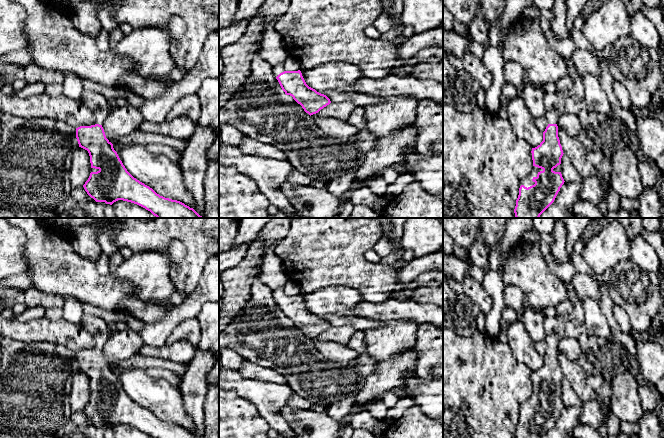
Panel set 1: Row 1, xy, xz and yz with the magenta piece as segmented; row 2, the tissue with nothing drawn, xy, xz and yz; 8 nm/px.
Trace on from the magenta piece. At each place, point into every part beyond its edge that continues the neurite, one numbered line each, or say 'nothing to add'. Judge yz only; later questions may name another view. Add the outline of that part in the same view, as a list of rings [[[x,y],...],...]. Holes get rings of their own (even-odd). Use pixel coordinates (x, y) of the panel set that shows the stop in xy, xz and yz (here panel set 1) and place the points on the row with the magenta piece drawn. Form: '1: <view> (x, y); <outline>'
1: yz (572, 101); [[[566,58],[570,78],[574,86],[567,91],[558,91],[552,84],[544,85],[546,118],[549,124],[556,124],[559,117],[564,114],[578,115],[586,109],[585,94],[581,79],[579,78],[570,58]]]
2: yz (527, 181); [[[533,166],[531,173],[530,173],[529,175],[527,175],[526,177],[524,177],[524,178],[521,180],[520,186],[521,186],[521,185],[524,185],[525,187],[528,188],[528,187],[534,185],[535,182],[533,182],[532,179],[533,179],[534,177],[537,177],[537,174],[538,174],[540,171],[543,171],[543,169]]]

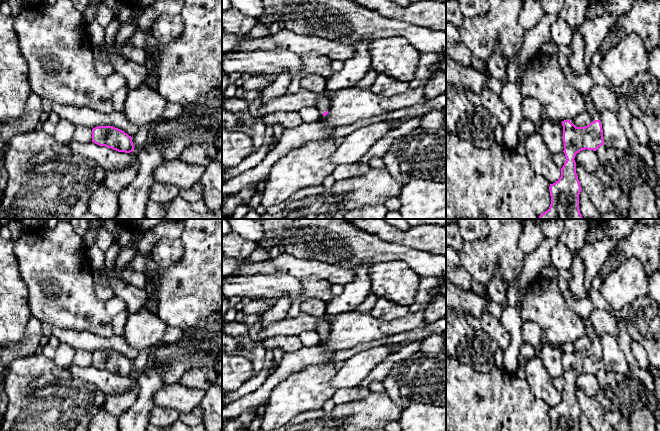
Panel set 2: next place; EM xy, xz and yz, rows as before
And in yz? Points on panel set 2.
1: yz (590, 108); [[[584,94],[584,100],[585,100],[587,112],[592,118],[592,122],[595,120],[600,120],[599,115],[597,114],[588,94]]]

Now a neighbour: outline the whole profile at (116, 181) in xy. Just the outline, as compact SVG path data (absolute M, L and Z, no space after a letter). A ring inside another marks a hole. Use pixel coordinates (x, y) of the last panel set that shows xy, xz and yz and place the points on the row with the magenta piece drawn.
M136 148L132 151L135 155L136 160L127 168L122 170L114 171L108 170L106 171L104 185L114 192L117 196L119 196L122 191L136 178L138 169L139 169L139 160L136 156L137 153Z

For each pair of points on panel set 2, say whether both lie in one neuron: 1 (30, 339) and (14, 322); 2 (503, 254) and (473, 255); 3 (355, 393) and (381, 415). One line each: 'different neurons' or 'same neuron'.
1: different neurons
2: same neuron
3: different neurons

